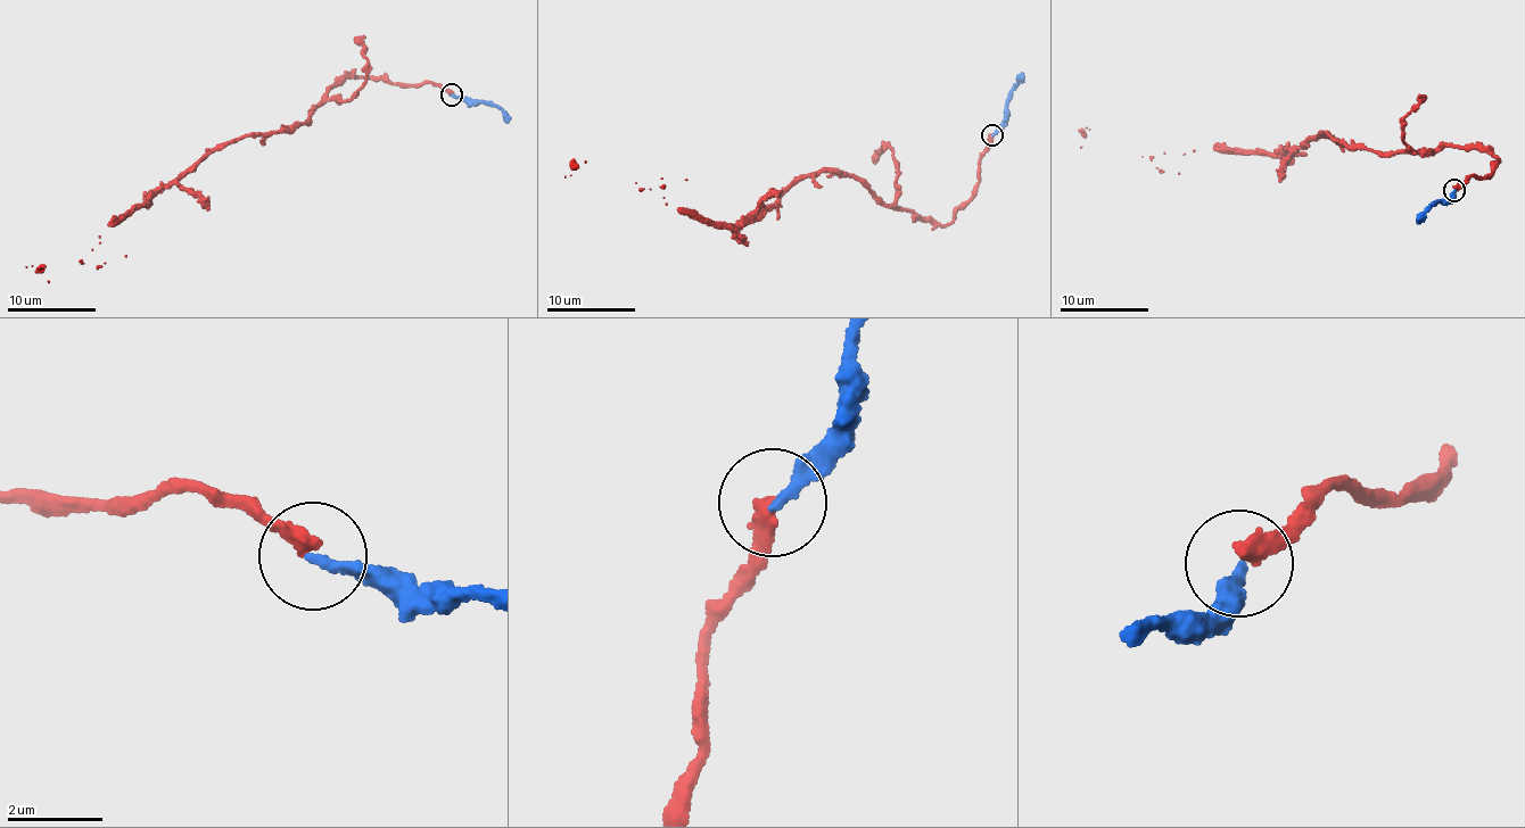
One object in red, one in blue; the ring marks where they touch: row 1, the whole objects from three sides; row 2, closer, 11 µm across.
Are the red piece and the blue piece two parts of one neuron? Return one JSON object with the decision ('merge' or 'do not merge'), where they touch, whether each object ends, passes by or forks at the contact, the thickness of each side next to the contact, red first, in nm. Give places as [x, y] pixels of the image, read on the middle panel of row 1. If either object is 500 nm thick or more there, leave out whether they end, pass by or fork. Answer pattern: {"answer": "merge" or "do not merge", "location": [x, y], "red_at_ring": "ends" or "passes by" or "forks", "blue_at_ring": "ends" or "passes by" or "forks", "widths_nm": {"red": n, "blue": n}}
{"answer": "do not merge", "location": [991, 134], "red_at_ring": "ends", "blue_at_ring": "ends", "widths_nm": {"red": 320, "blue": 240}}

